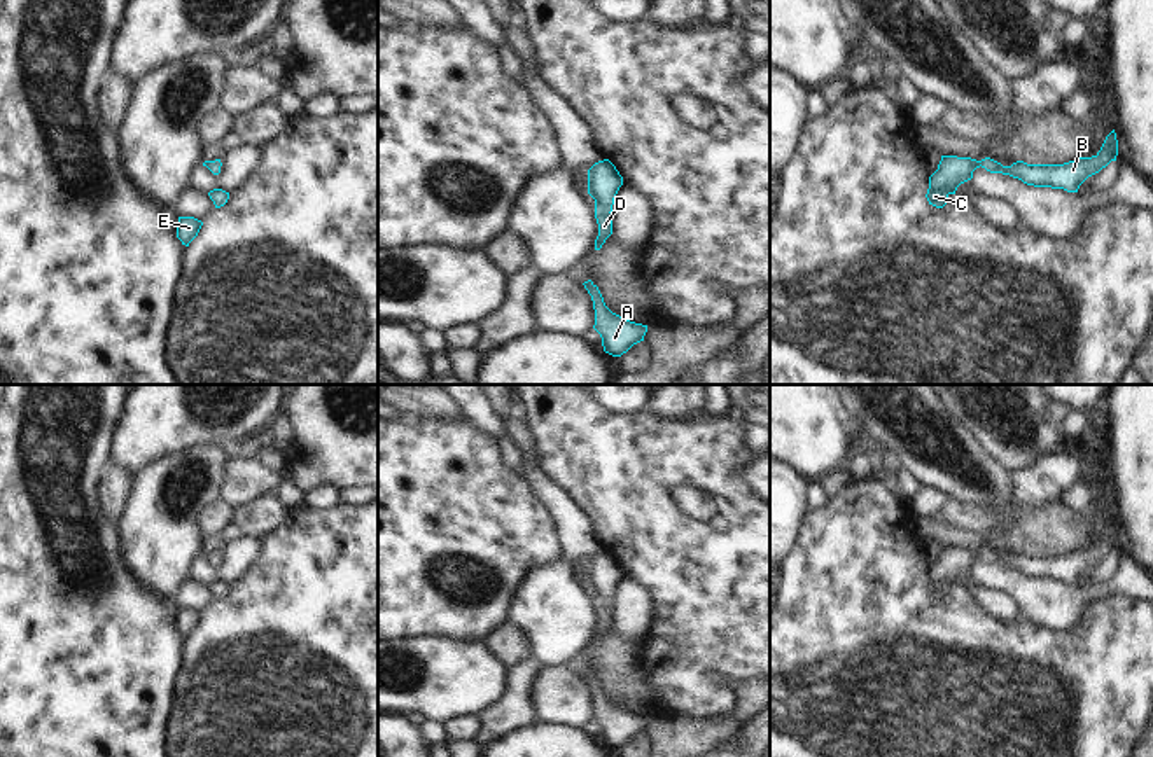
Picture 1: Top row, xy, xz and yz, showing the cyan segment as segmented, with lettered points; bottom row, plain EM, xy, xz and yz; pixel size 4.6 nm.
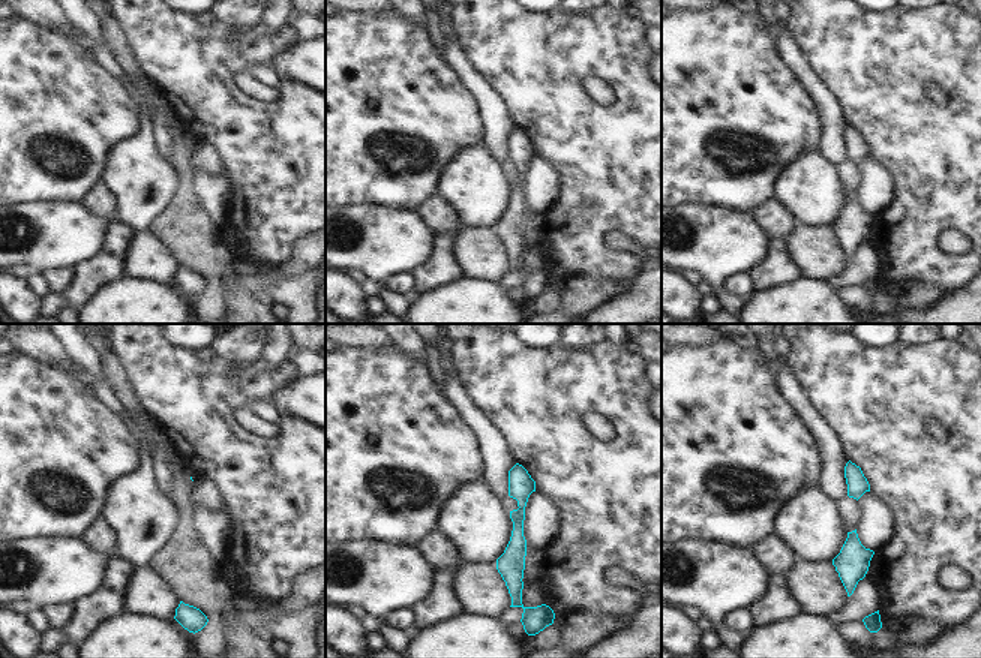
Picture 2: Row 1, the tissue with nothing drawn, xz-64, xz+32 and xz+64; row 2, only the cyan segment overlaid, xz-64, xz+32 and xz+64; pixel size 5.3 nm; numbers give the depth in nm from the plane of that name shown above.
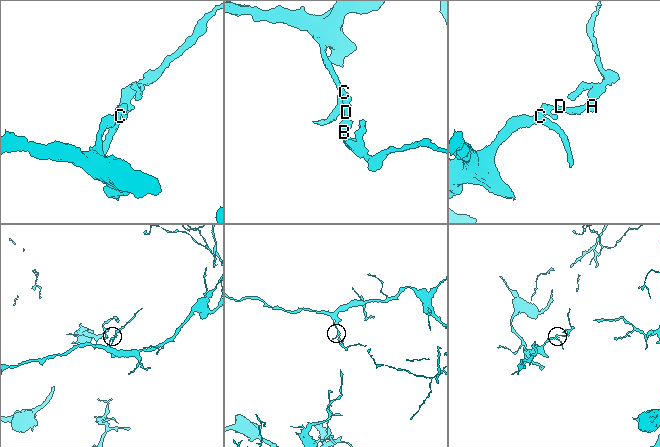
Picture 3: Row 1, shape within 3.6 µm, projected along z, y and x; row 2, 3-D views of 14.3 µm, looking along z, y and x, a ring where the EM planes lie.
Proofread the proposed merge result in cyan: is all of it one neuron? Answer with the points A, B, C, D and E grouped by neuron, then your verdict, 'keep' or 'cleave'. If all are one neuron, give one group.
groups A B C D E; keep

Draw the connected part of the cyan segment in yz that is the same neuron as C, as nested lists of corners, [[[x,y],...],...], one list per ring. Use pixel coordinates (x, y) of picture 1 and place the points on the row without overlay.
[[[1115,521],[1106,528],[1101,542],[1092,549],[1078,549],[1064,556],[1027,556],[1017,552],[1011,558],[985,549],[982,552],[971,549],[941,547],[938,561],[929,568],[927,593],[936,600],[947,596],[947,589],[955,586],[957,579],[973,570],[976,559],[990,565],[1003,565],[1022,572],[1034,579],[1064,580],[1078,584],[1080,577],[1092,566],[1099,565],[1111,552],[1116,552],[1118,531]]]

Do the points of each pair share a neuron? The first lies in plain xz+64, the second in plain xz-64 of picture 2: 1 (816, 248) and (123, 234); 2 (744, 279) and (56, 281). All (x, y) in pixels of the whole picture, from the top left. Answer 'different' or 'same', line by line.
1: different
2: same

